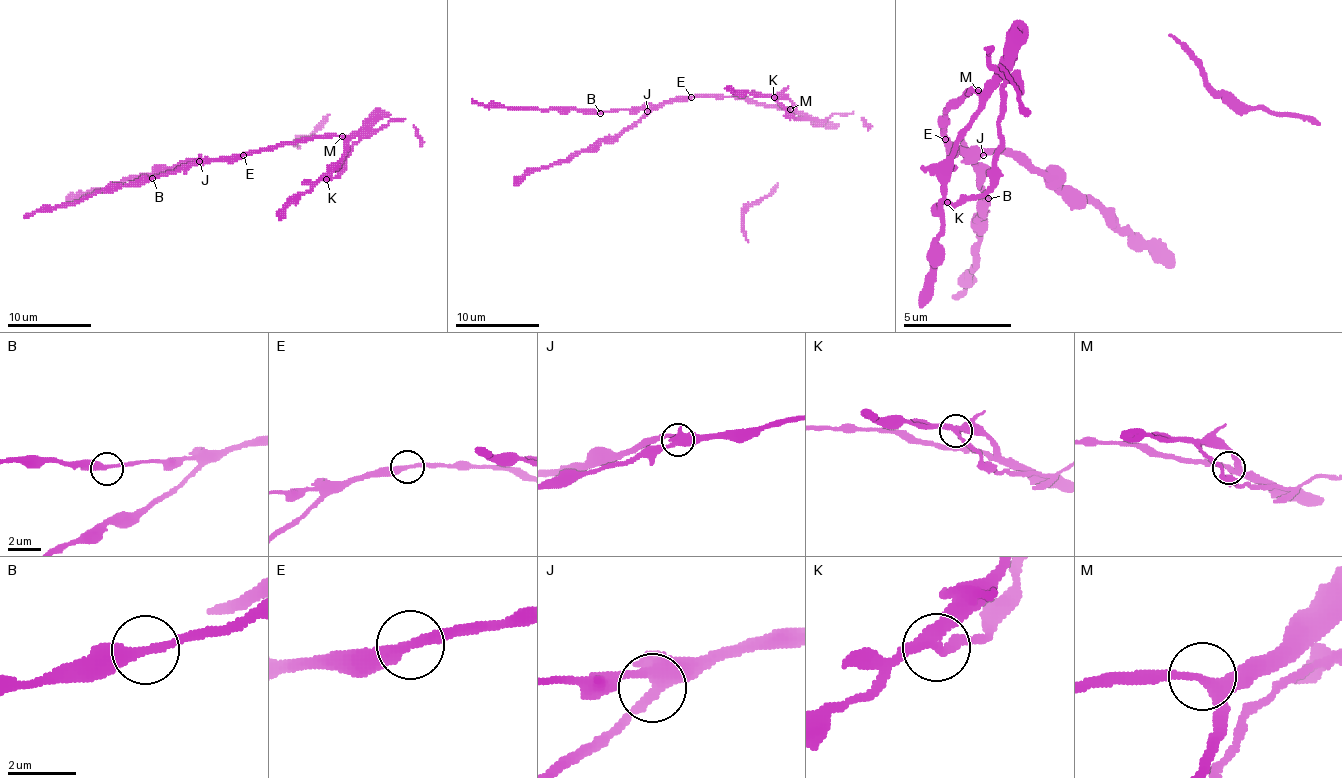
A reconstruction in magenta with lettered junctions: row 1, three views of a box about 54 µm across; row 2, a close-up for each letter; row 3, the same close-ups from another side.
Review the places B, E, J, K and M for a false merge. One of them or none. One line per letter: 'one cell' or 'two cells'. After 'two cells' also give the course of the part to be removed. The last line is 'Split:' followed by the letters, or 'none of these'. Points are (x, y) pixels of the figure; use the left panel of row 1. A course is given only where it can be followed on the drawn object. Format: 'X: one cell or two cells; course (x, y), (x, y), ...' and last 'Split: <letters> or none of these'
B: one cell
E: one cell
J: one cell
K: two cells
M: one cell
Split: K

